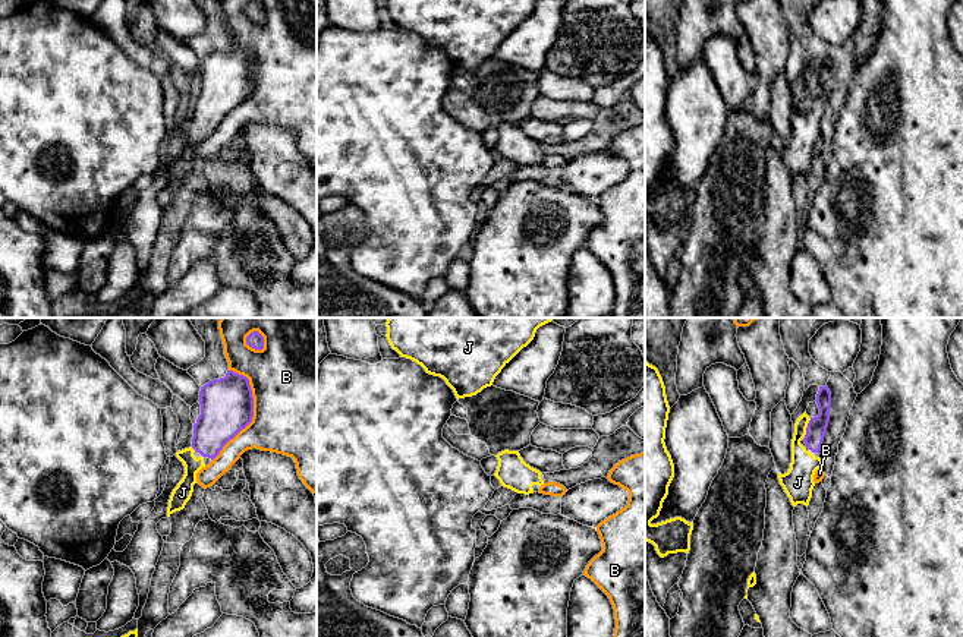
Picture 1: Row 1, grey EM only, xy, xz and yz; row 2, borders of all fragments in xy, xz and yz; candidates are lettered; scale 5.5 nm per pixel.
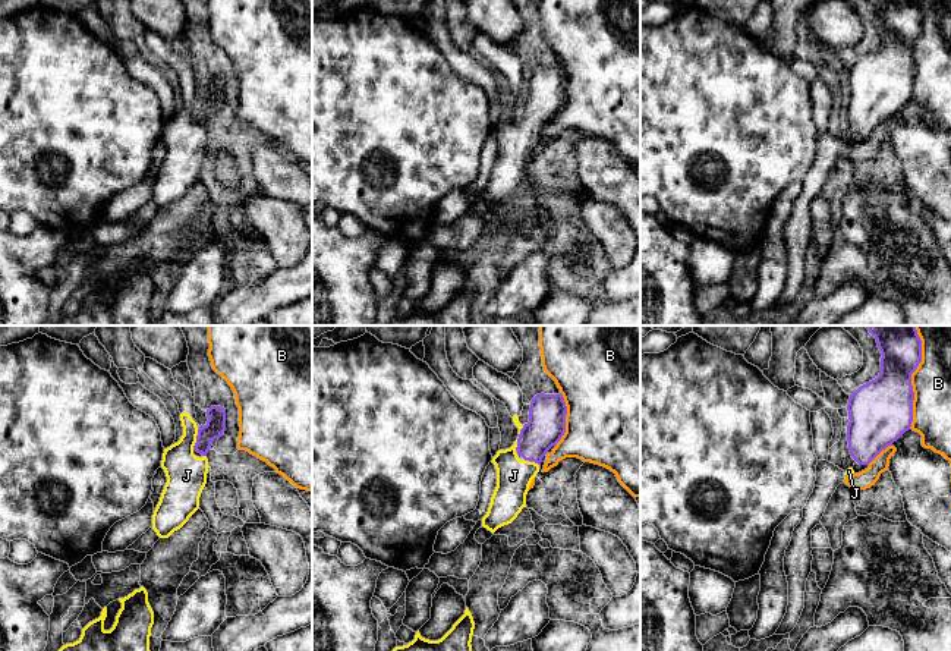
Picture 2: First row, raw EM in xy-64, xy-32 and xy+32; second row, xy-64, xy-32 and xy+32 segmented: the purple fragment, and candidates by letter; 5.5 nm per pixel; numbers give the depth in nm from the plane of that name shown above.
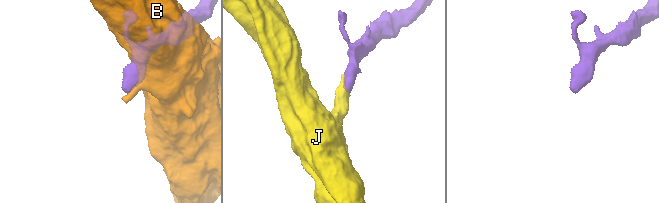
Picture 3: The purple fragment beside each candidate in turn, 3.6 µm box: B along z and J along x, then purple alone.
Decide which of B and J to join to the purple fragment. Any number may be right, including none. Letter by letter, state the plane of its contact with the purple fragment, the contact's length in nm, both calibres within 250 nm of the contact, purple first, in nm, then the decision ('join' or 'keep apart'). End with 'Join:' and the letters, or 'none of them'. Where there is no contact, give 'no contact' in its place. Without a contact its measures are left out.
B: contact in xy; length 500 nm; calibres 280 and 500 nm; keep apart
J: contact in yz; length 130 nm; calibres 110 and 150 nm; join
Join: J

